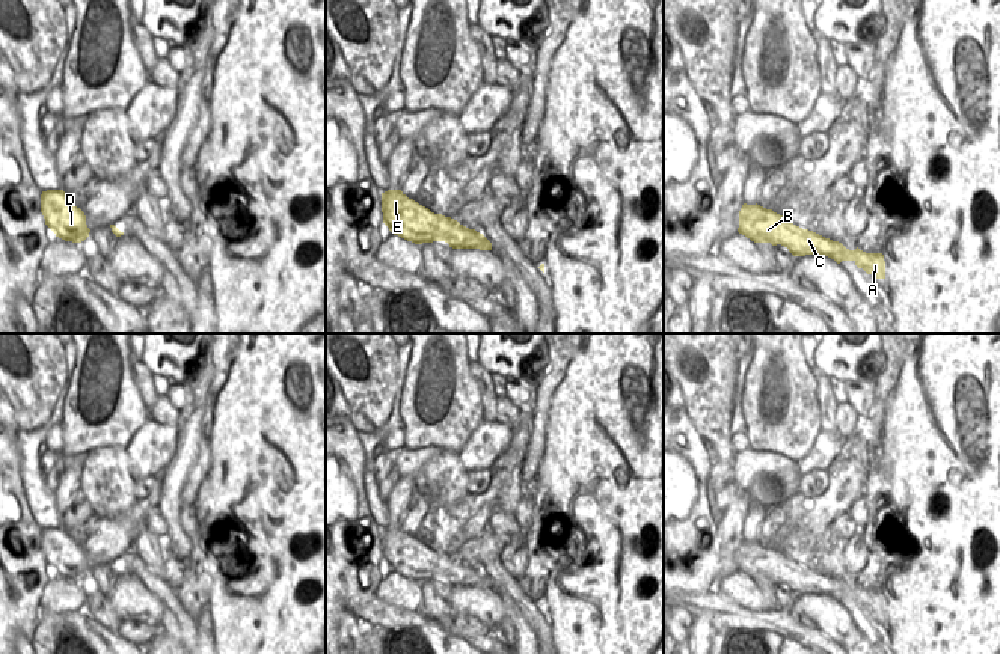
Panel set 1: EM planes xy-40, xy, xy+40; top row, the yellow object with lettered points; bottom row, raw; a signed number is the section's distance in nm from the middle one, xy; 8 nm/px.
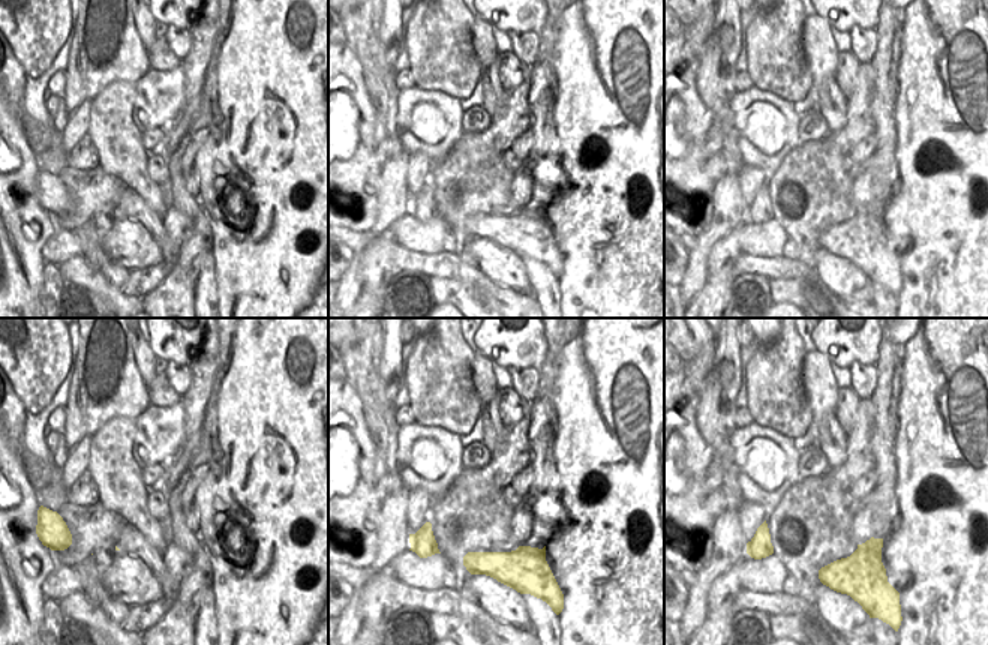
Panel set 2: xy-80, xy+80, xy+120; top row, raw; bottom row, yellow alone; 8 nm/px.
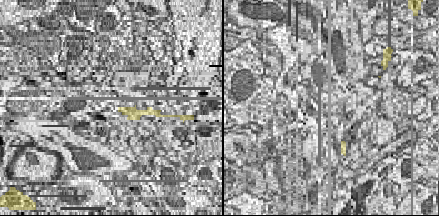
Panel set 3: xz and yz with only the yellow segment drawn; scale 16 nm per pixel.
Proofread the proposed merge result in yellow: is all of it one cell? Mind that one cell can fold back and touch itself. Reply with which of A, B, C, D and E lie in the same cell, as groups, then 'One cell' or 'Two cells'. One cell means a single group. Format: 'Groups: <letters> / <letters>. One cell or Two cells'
Groups: A B C D E. One cell

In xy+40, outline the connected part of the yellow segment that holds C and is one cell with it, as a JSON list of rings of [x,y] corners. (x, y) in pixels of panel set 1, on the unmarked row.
[[[744,541],[739,549],[738,570],[754,580],[781,582],[793,594],[828,594],[837,601],[854,598],[858,606],[876,616],[885,616],[885,598],[882,591],[866,591],[858,585],[846,586],[842,580],[825,576],[813,568],[793,562],[786,555],[760,542]]]

